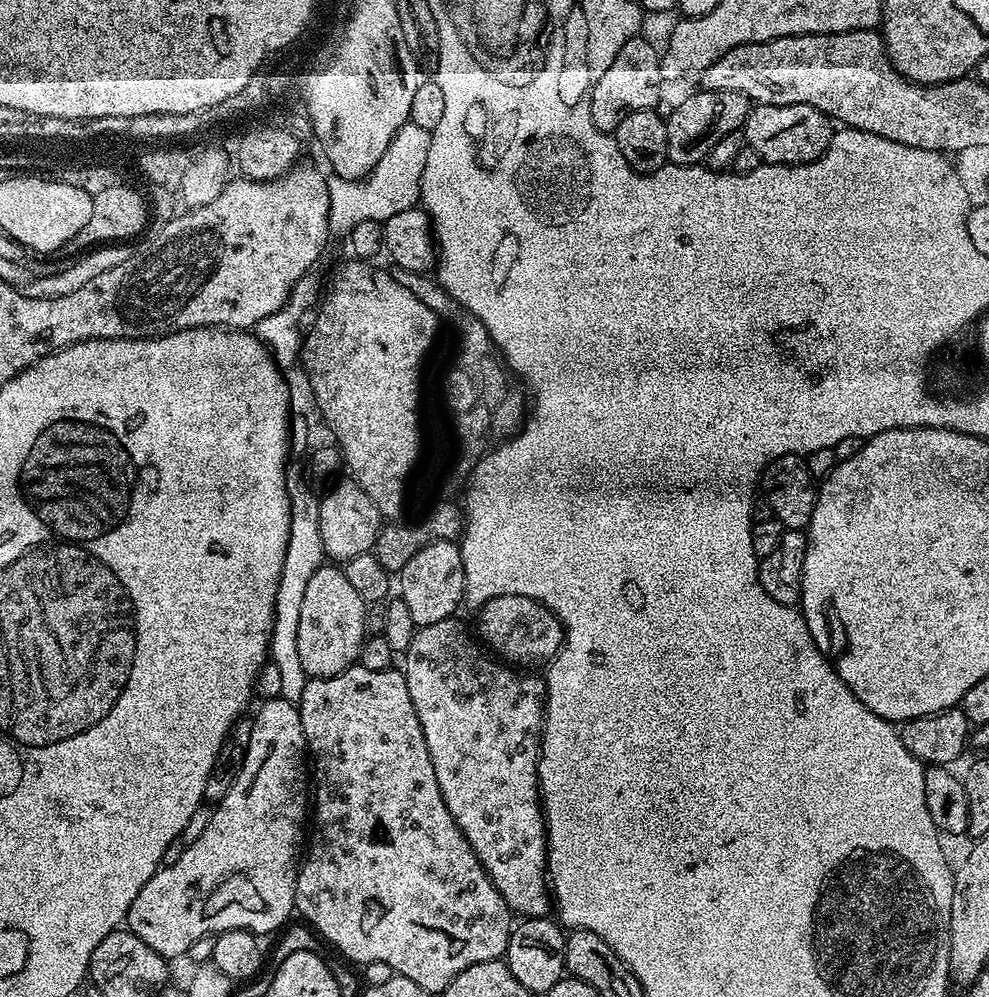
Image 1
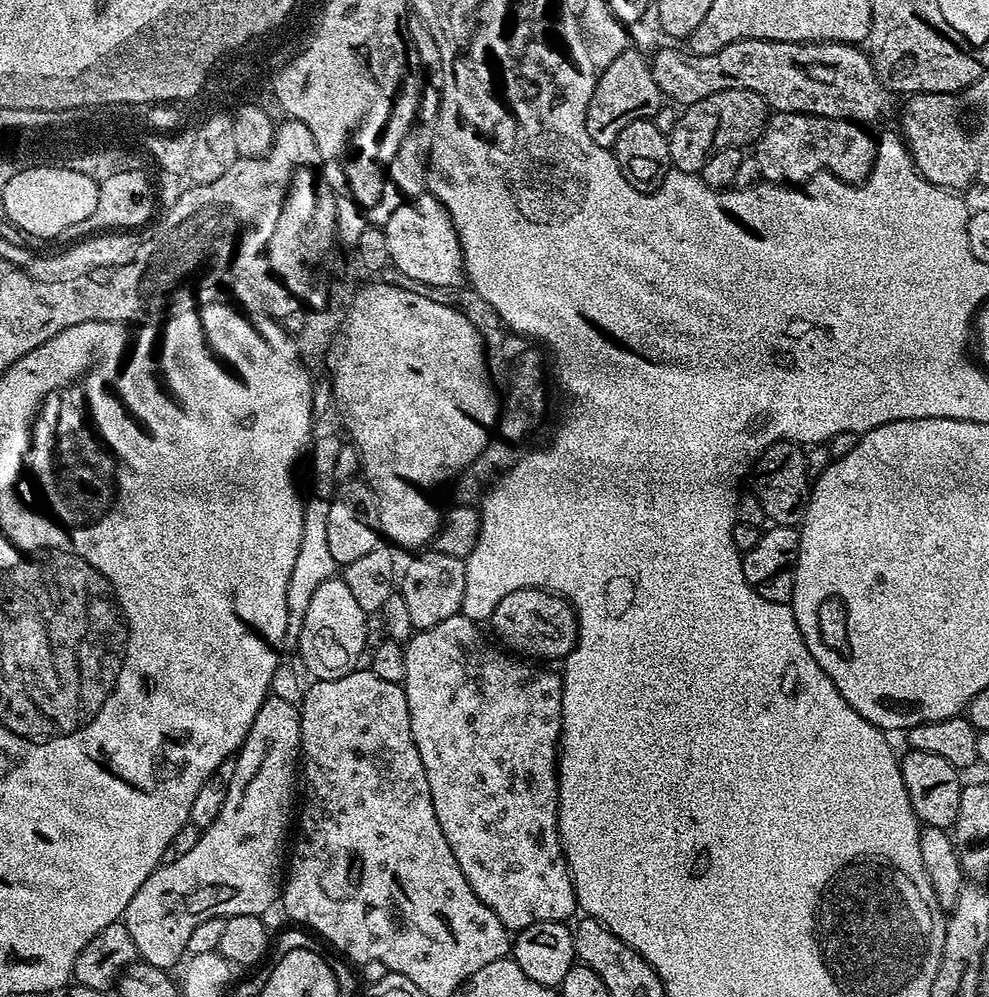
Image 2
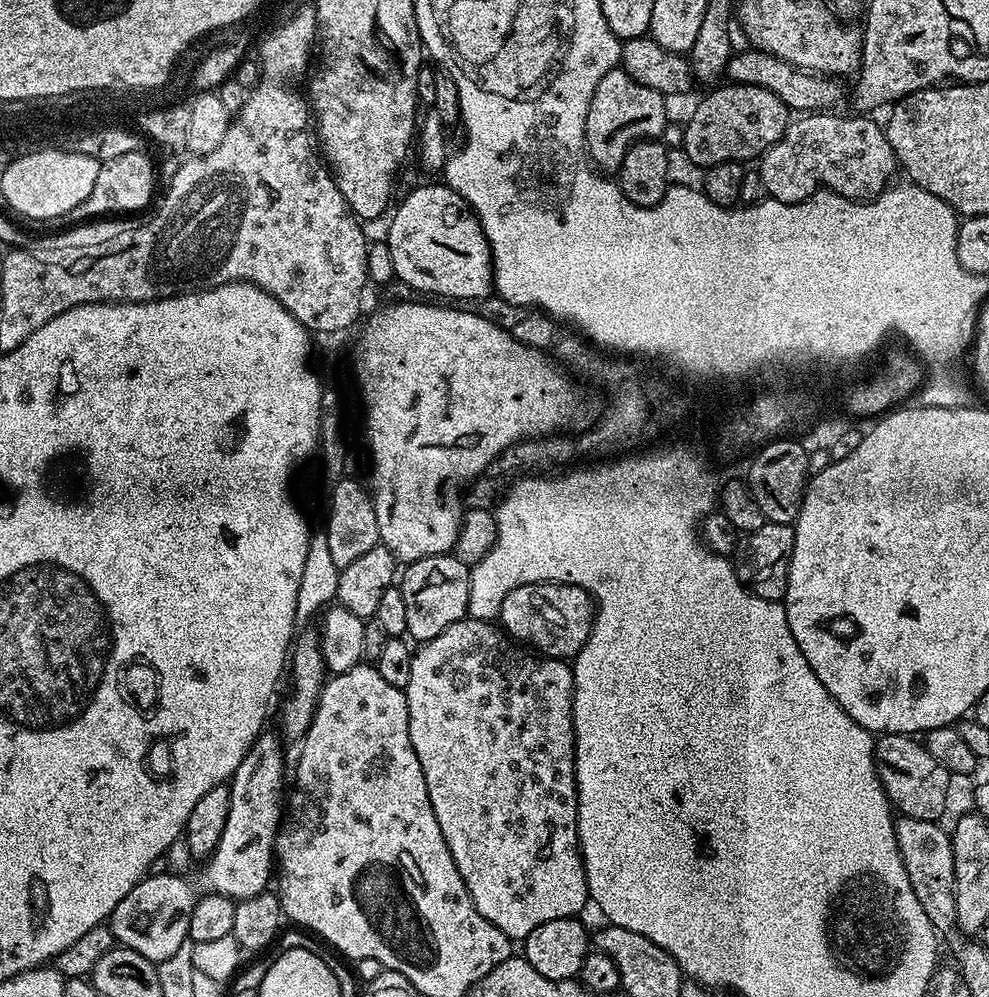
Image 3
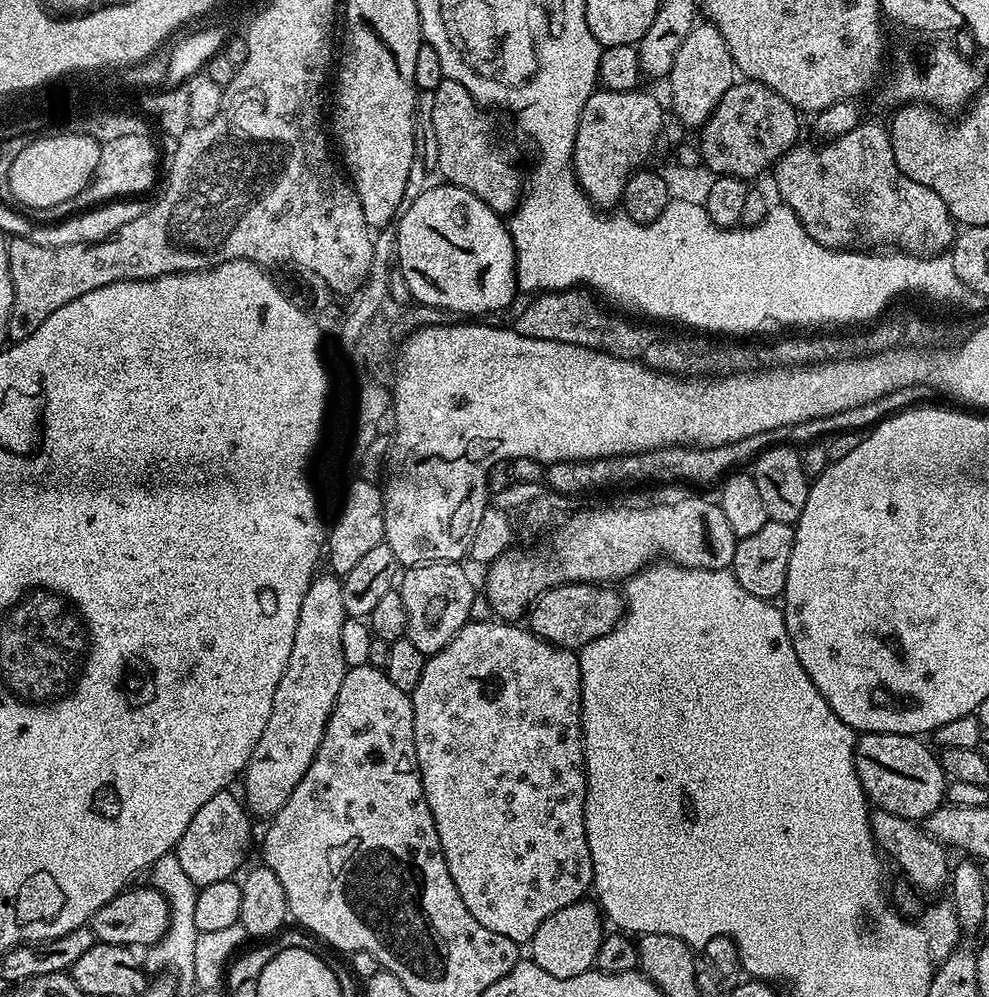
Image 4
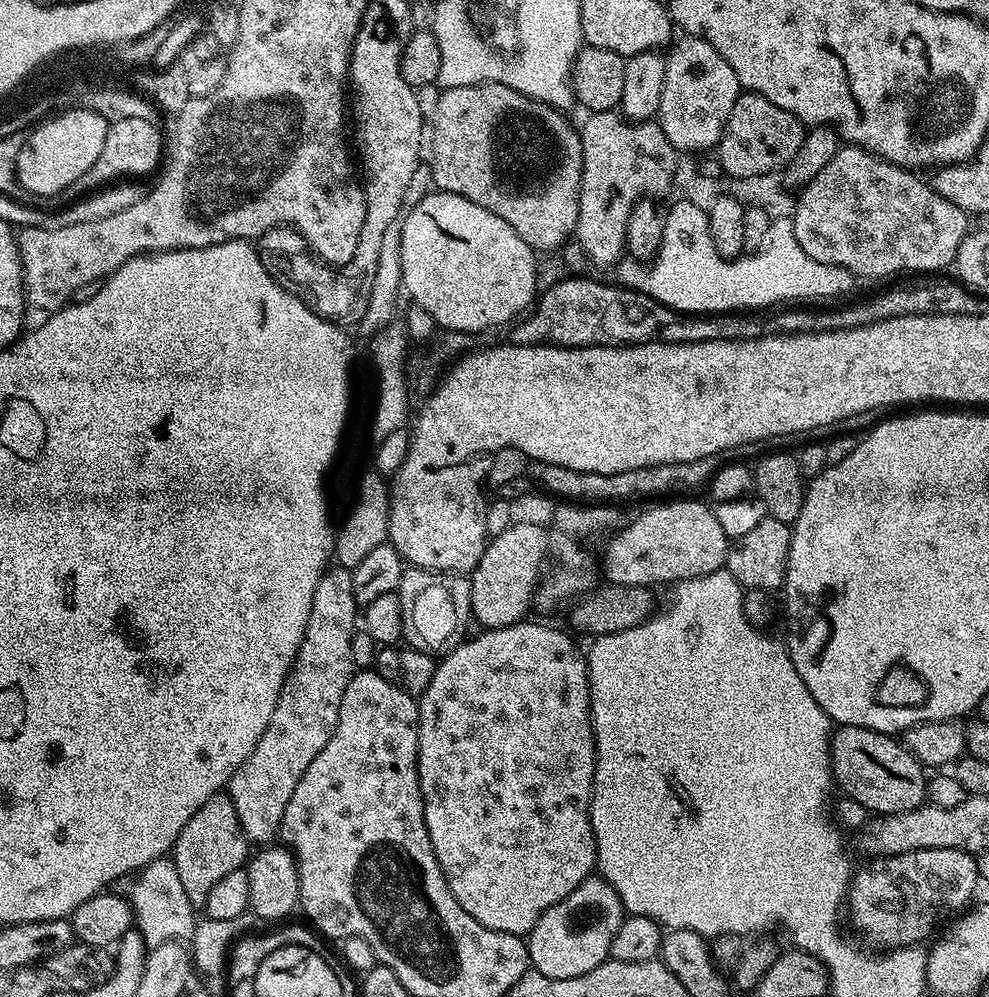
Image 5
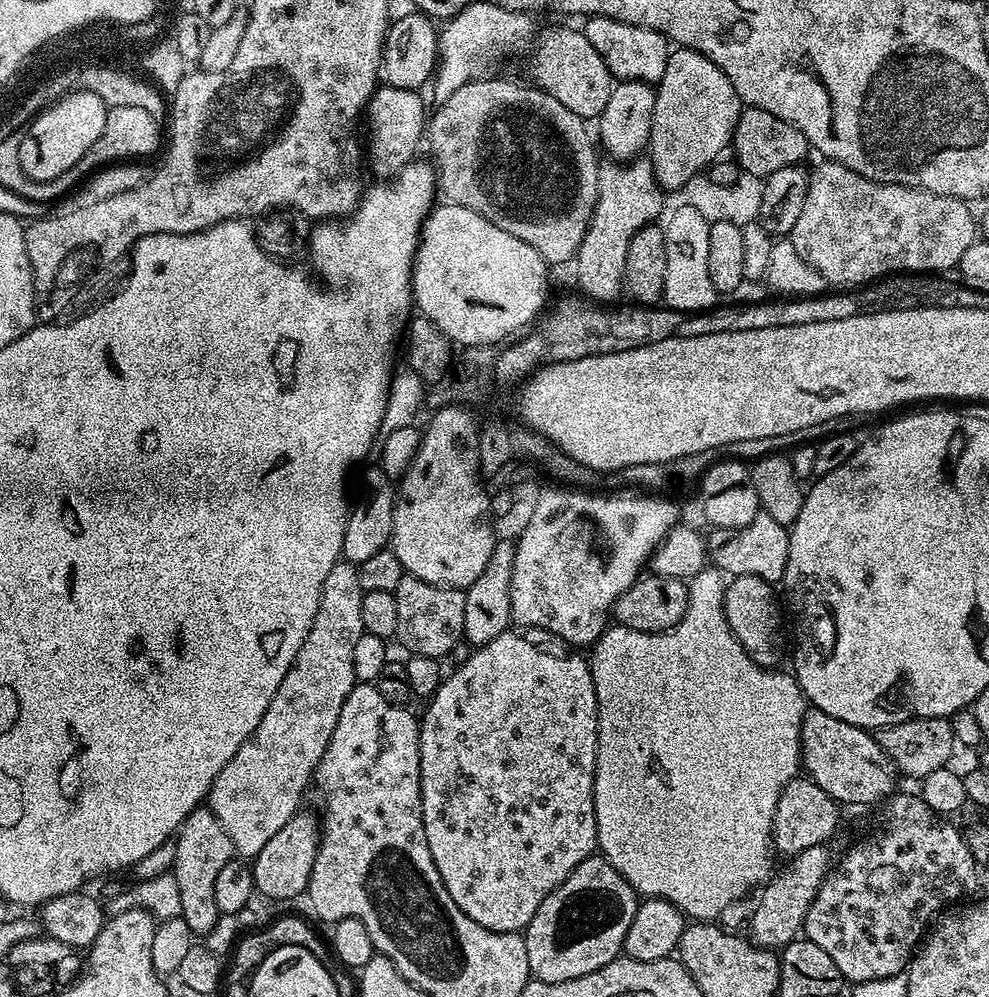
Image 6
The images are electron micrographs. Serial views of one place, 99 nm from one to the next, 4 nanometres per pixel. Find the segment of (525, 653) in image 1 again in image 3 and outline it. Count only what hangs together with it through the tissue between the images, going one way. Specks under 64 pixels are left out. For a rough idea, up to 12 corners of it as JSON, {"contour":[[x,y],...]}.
{"contour":[[523,584],[498,624],[545,657],[574,658],[596,605],[582,586]]}

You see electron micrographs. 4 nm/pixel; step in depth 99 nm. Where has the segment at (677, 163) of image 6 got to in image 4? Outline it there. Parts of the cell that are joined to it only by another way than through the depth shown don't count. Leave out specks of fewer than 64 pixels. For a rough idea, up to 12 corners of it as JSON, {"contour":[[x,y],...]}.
{"contour":[[711,21],[697,23],[668,75],[672,108],[703,127],[735,80]]}

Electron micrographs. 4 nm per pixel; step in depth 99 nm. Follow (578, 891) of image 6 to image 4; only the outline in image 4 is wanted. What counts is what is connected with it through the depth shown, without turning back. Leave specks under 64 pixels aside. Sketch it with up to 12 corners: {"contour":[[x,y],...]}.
{"contour":[[585,898],[550,914],[530,958],[554,978],[595,965],[606,928]]}

